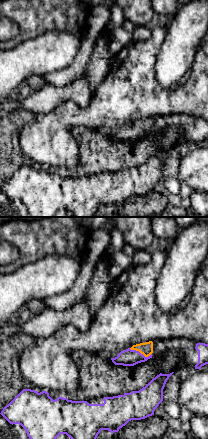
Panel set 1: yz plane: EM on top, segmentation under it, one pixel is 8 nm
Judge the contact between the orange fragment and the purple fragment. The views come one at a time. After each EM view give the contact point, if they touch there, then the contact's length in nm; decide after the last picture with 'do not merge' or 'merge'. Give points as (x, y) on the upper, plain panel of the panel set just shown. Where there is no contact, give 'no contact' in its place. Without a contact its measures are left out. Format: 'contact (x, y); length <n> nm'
contact (140, 128); length 190 nm

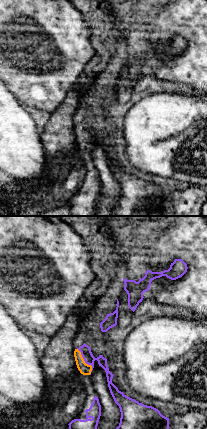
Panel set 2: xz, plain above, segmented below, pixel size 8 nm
contact (84, 137); length 220 nm

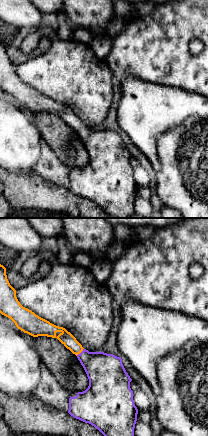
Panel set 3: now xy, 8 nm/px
contact (80, 128); length 90 nm

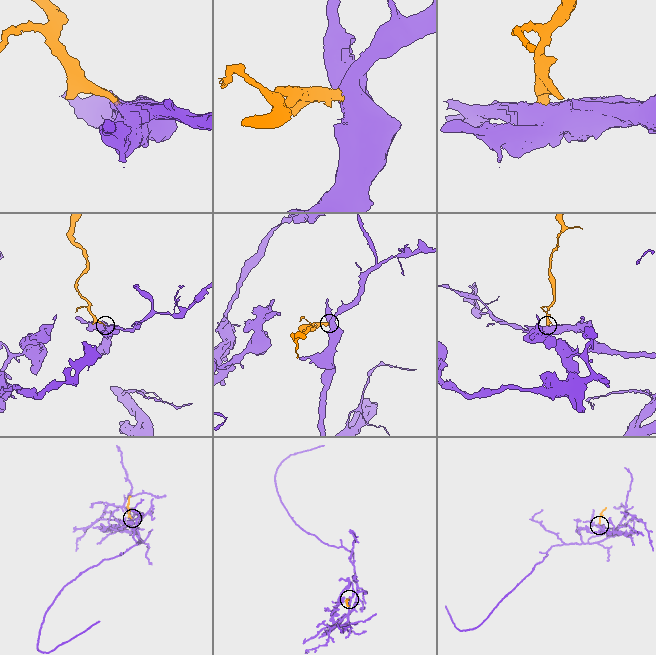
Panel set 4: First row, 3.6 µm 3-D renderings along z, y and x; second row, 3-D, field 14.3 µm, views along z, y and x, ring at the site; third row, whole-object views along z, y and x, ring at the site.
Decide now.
merge

